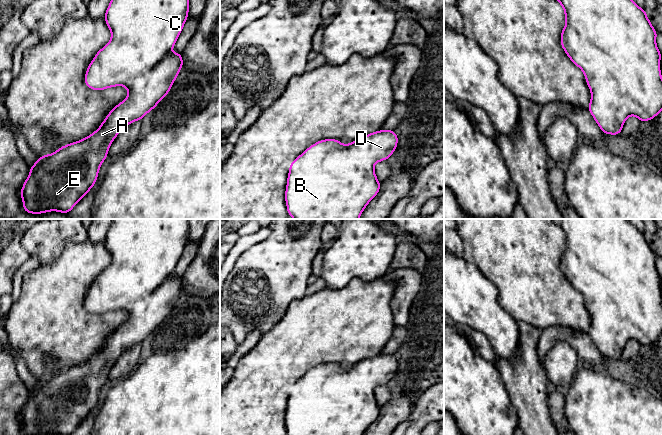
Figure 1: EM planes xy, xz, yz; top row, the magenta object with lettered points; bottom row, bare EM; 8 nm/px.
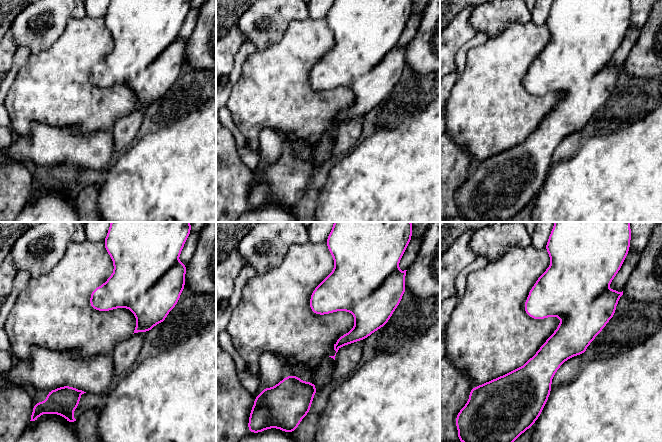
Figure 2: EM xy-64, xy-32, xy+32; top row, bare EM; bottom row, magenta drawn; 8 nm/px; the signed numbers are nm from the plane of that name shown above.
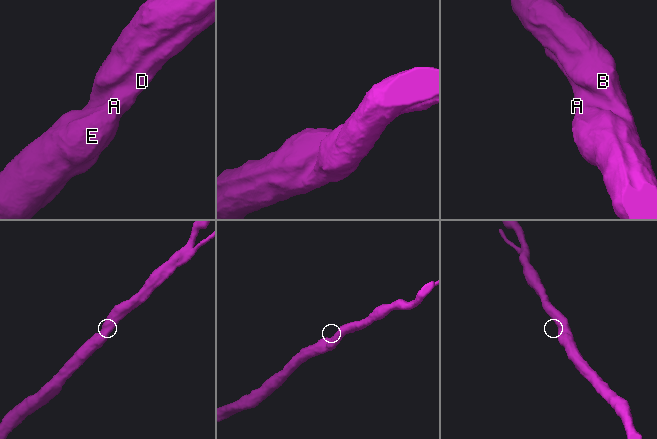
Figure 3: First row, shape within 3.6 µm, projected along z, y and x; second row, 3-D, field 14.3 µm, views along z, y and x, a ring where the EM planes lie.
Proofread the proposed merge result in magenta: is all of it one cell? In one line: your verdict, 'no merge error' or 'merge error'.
no merge error

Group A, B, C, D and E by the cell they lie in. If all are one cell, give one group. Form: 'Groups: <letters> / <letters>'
Groups: A B C D E

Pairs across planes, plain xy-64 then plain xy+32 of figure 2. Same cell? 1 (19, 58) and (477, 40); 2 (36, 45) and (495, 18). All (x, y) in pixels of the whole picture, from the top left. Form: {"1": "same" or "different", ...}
{"1": "same", "2": "same"}

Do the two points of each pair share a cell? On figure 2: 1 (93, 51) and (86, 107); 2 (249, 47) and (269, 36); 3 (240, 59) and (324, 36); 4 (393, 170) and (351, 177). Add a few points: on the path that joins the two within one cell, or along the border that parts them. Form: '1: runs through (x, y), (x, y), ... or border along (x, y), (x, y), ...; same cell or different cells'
1: runs through (82, 65), (82, 93); same cell
2: border along (245, 40), (250, 40), (257, 49); different cells
3: border along (256, 49), (249, 55), (238, 79); different cells
4: runs through (383, 177), (361, 177); same cell

